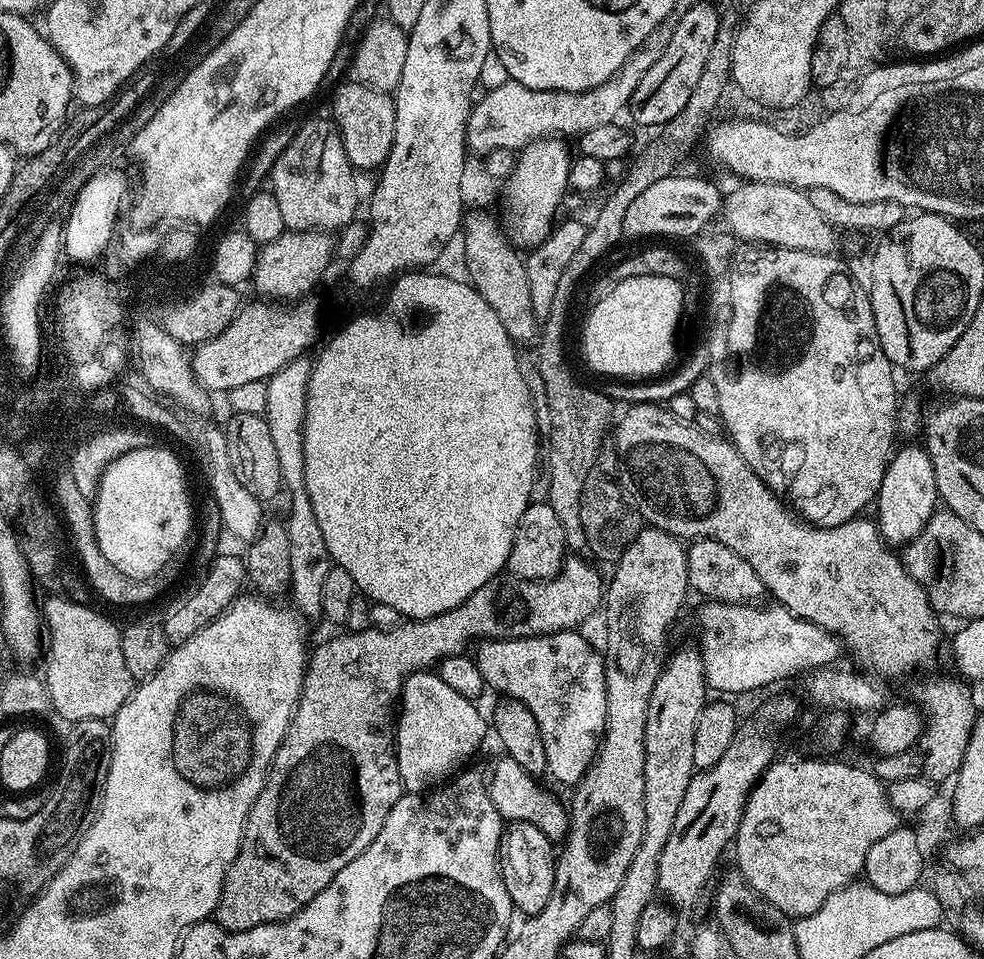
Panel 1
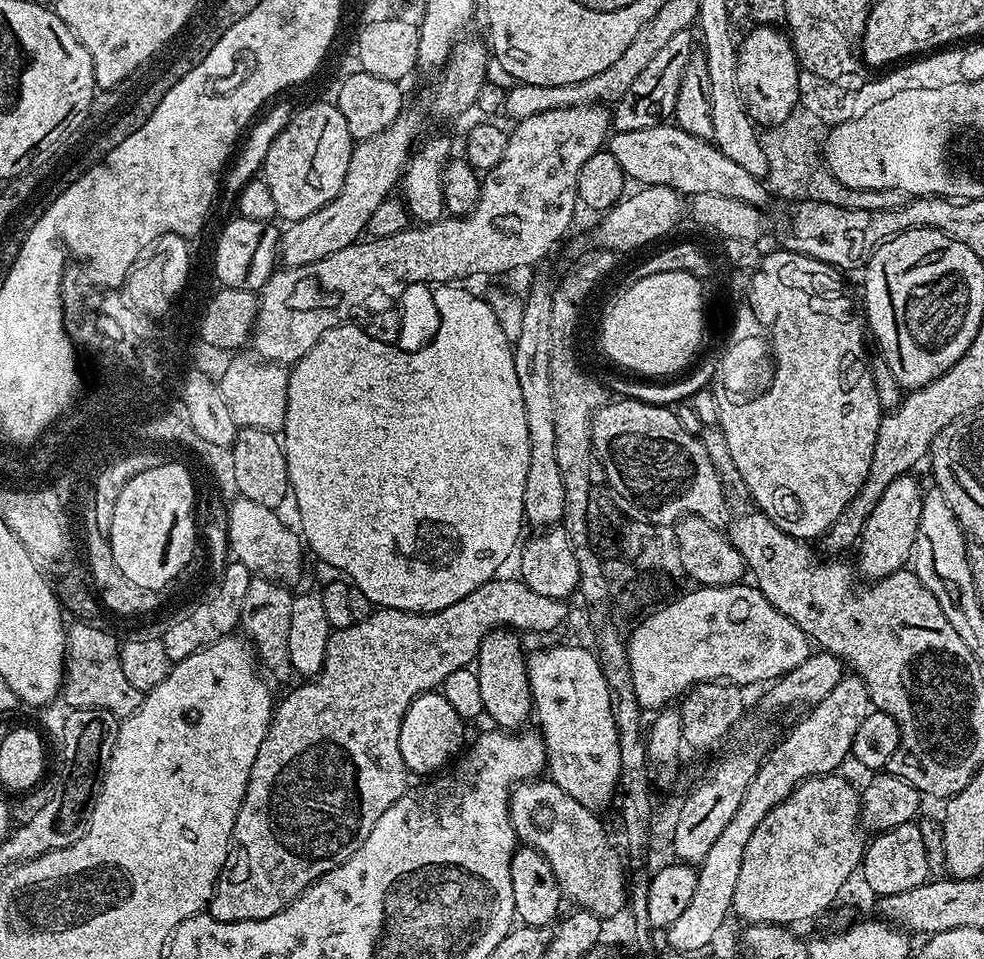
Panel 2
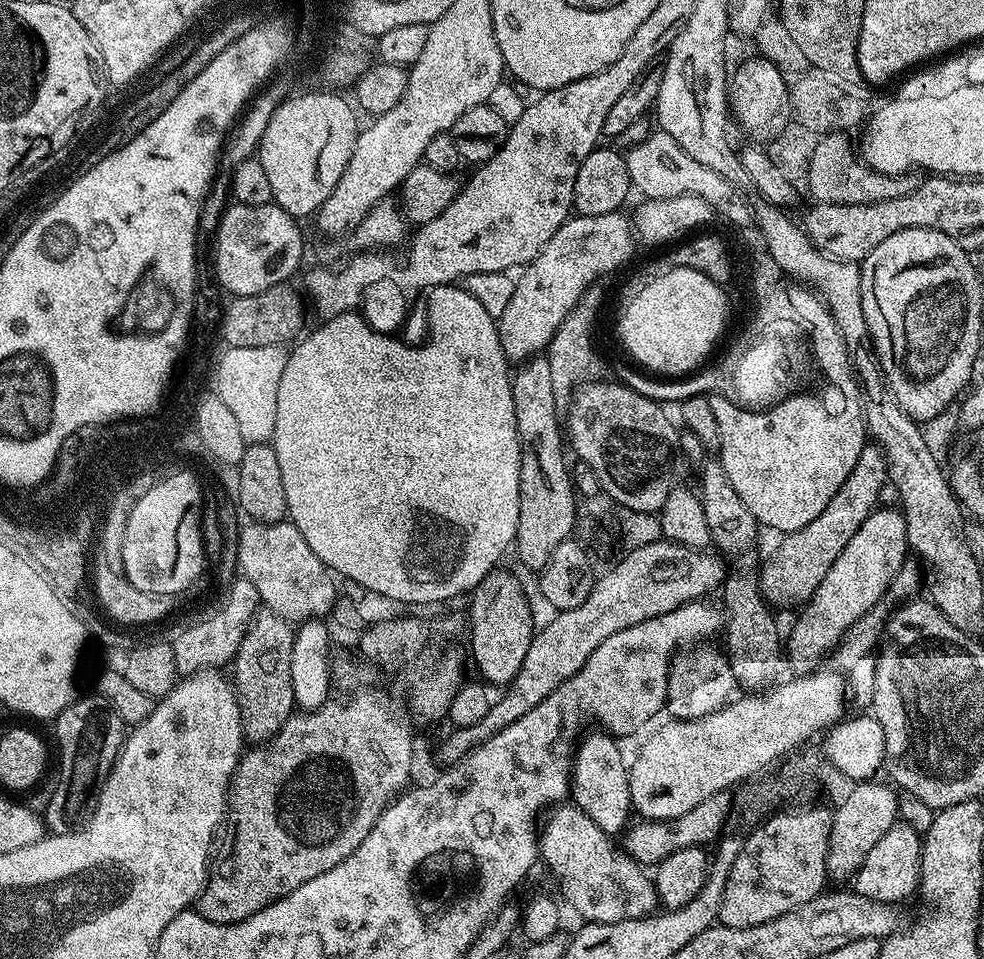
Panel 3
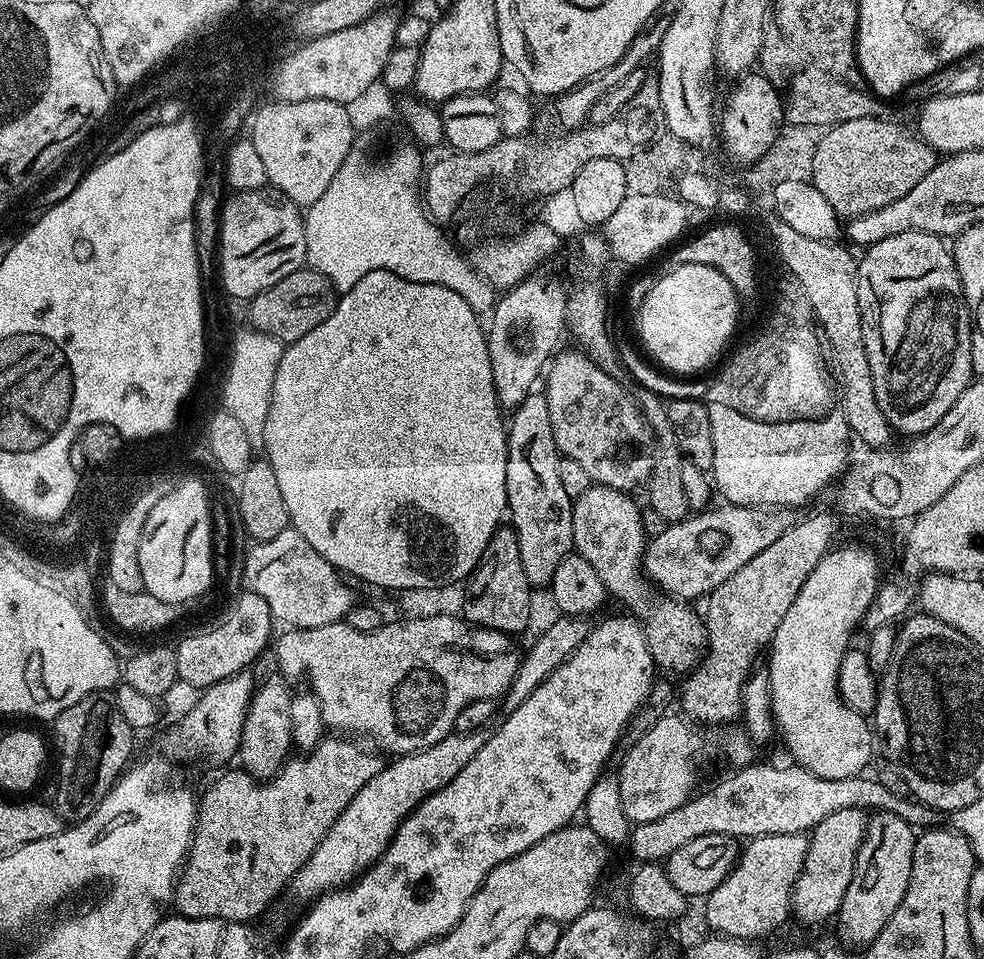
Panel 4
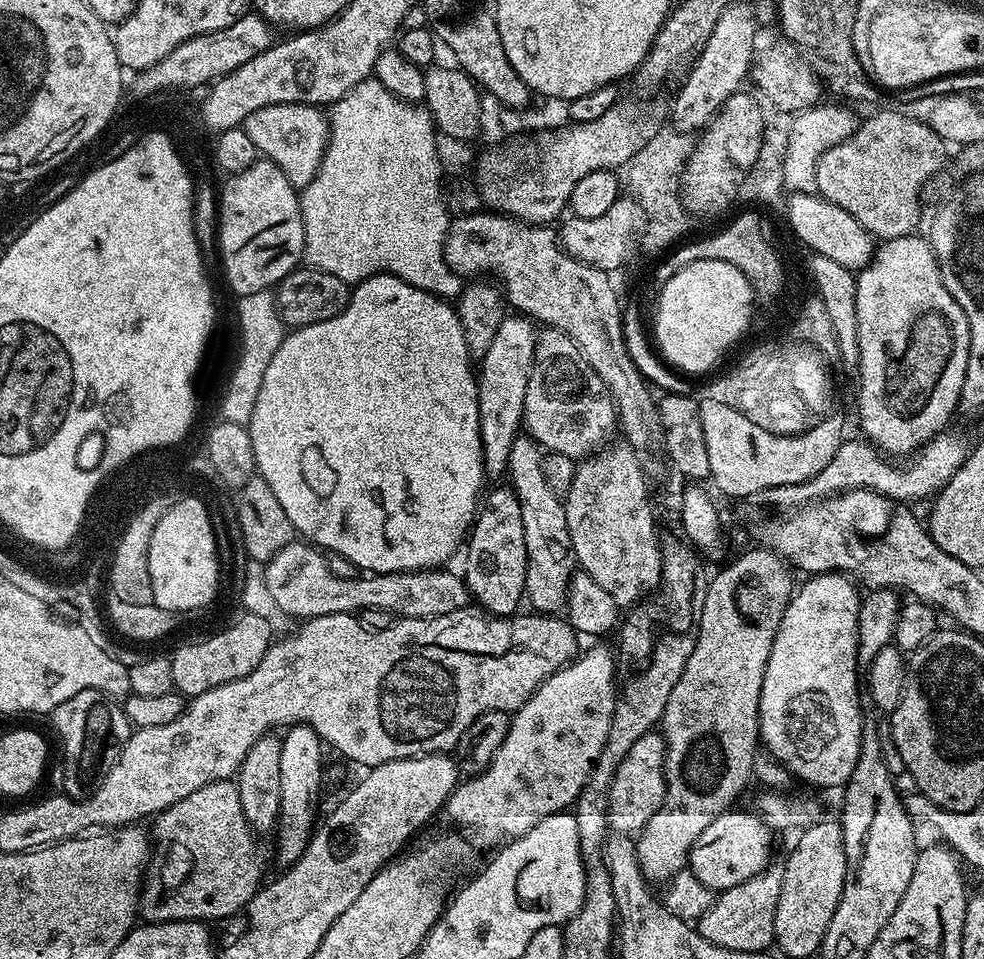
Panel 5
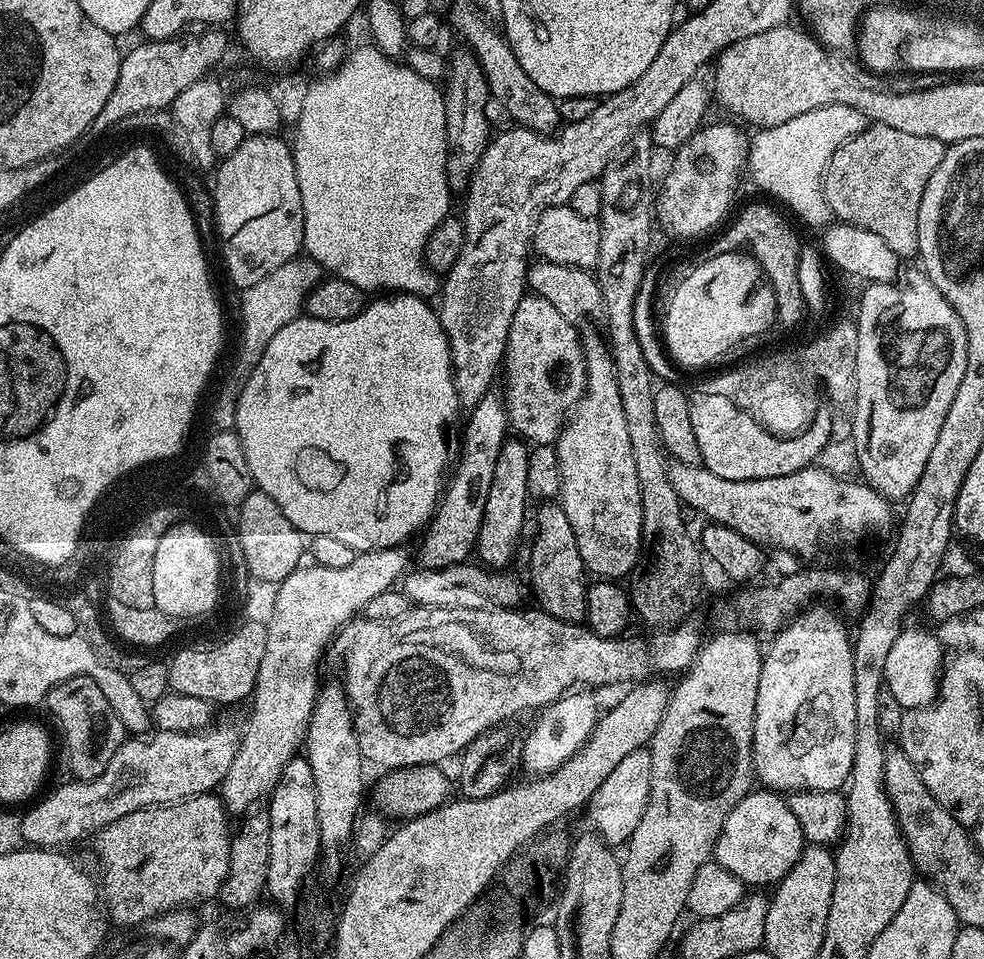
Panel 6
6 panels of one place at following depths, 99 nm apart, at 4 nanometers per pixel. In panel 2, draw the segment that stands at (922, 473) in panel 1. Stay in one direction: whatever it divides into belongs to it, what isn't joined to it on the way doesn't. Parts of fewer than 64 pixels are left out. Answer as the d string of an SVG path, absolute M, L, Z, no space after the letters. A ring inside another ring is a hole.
M905 474L899 476L894 482L890 482L890 486L886 486L882 498L878 498L878 506L874 506L874 510L868 515L868 521L865 522L863 530L860 531L858 541L860 568L858 564L858 572L865 581L881 580L883 576L899 572L912 559L914 538L918 534L918 514L922 514L922 498L924 497L922 487L920 488L919 482L914 477L915 475Z

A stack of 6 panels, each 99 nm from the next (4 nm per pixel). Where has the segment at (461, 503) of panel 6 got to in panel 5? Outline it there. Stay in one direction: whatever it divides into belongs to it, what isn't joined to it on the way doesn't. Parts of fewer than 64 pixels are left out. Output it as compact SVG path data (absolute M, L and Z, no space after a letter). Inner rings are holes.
M523 314L505 315L503 322L498 326L498 334L494 334L494 342L479 357L478 360L478 418L480 419L480 437L484 451L485 477L504 476L510 462L510 450L514 446L517 436L522 432L524 418L524 403L526 402L526 386L530 382L530 370L534 362L536 337L538 328L529 317Z

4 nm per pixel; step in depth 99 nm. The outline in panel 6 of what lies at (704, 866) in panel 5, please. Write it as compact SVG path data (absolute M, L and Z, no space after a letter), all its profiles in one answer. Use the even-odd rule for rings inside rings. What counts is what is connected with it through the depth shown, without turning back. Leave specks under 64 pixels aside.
M753 790L730 810L716 839L714 860L746 886L775 886L792 869L794 862L798 862L805 847L802 828L785 797L775 790Z

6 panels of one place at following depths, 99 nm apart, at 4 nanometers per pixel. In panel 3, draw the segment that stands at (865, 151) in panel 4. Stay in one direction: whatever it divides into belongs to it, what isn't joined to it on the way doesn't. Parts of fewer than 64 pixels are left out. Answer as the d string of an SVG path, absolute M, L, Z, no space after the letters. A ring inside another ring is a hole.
M843 132L821 135L816 141L816 149L810 159L806 188L812 191L812 200L822 204L869 204L886 202L886 198L898 198L910 194L918 180L915 175L887 176L868 167L854 151L854 144Z

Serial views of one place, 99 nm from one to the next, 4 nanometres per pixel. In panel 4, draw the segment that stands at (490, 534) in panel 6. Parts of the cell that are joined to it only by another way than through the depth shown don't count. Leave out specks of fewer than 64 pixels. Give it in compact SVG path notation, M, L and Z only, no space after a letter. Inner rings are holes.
M511 526L496 529L466 587L462 616L469 625L509 634L527 630L532 620L534 589L526 578L526 570L522 570L522 550L518 550L518 534Z

